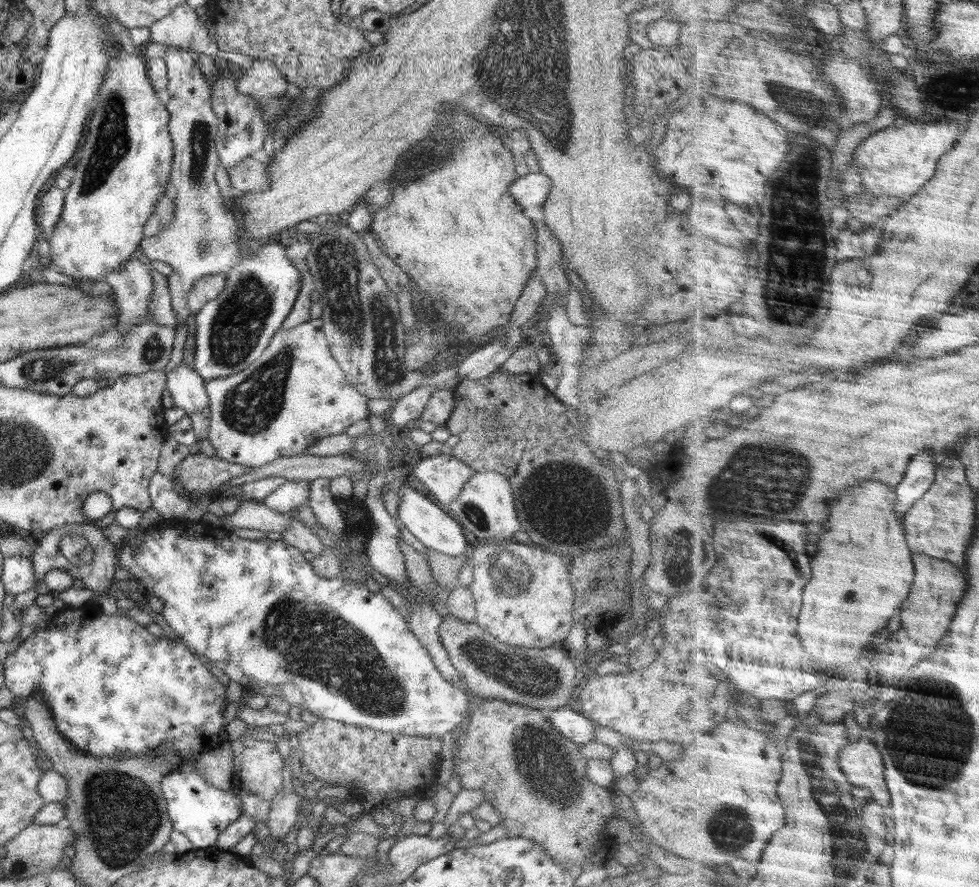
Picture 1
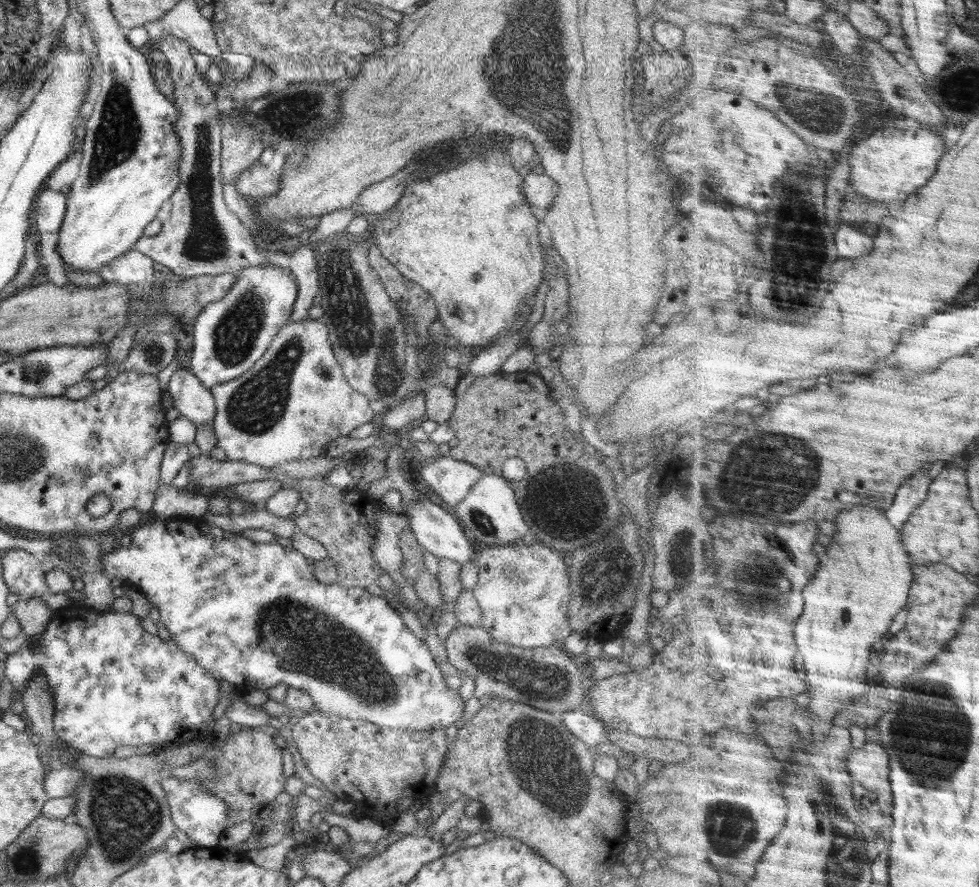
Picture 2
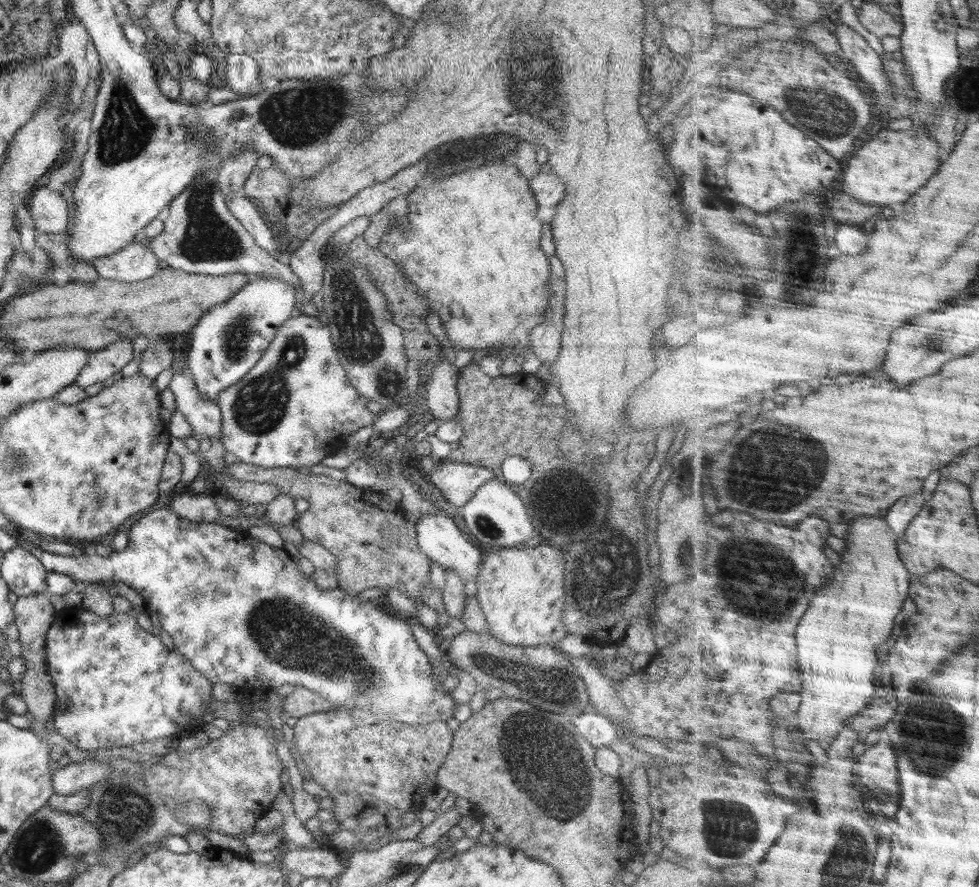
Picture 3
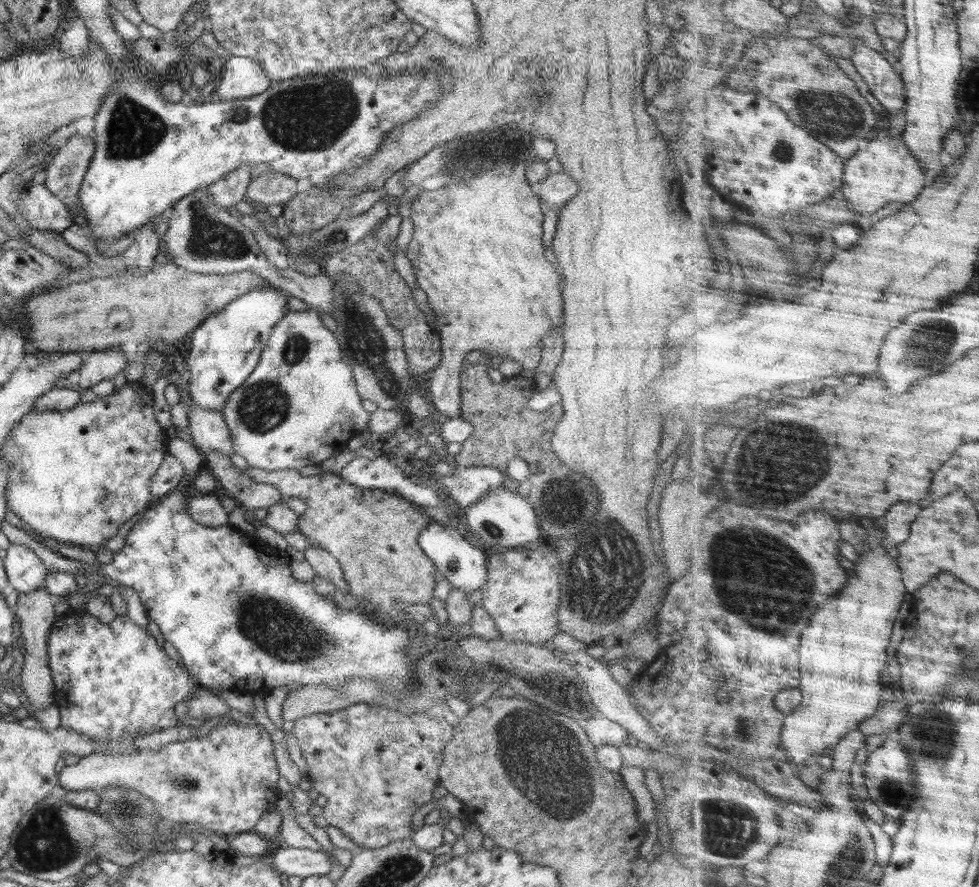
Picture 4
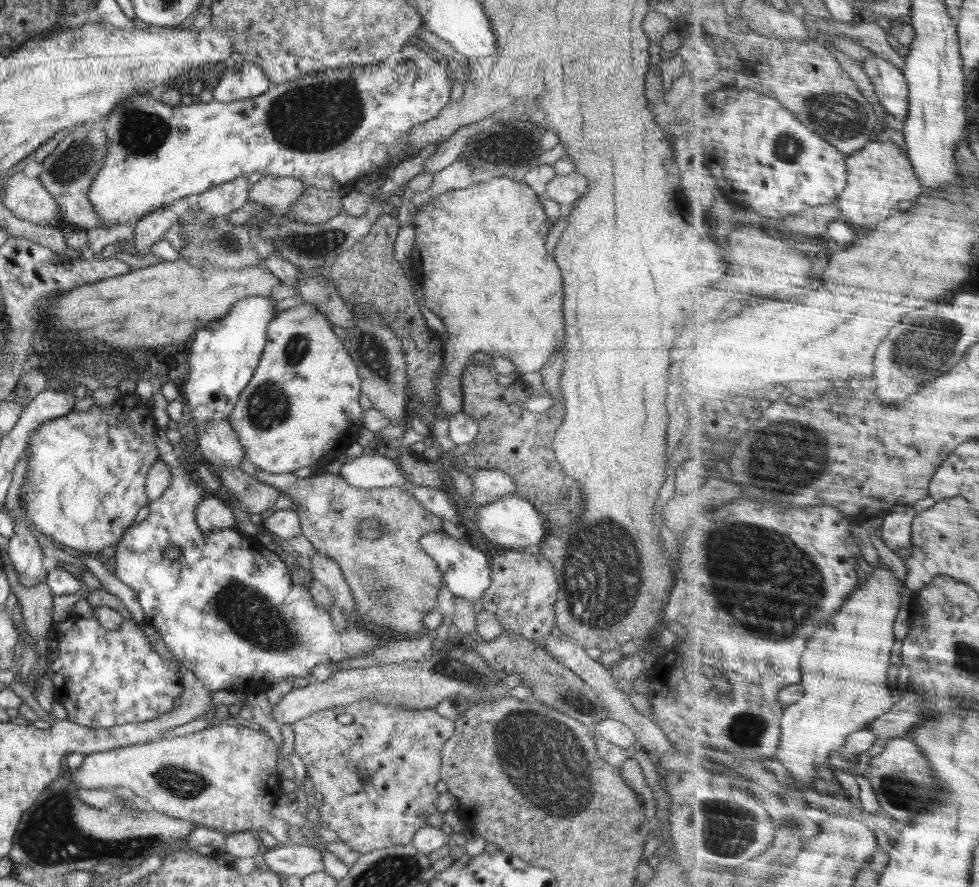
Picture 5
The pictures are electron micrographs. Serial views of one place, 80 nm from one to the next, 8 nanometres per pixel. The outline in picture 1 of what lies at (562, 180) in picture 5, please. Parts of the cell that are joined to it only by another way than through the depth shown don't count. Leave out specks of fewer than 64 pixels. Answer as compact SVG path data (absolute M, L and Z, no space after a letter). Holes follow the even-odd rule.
M529 173L516 179L508 192L514 197L514 201L522 207L544 207L548 194L552 190L552 180L545 173Z

